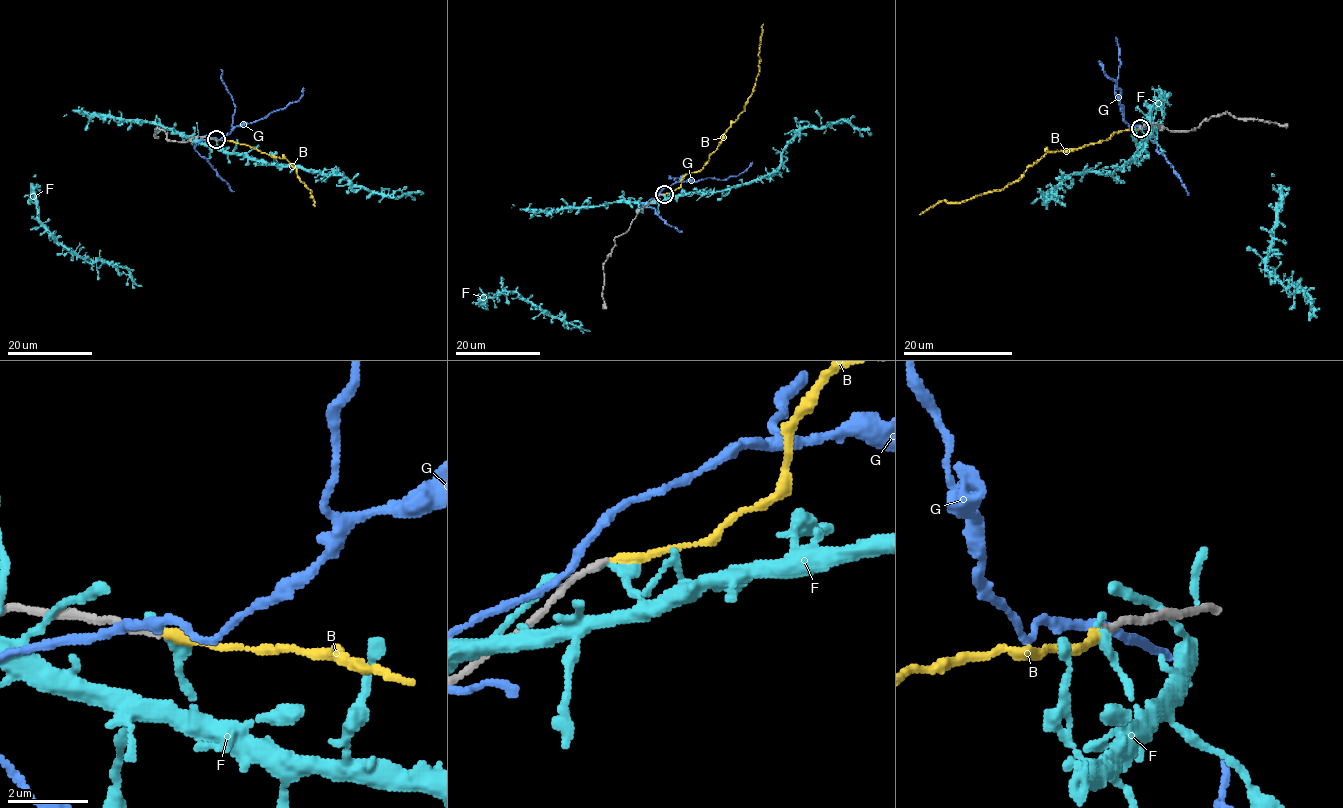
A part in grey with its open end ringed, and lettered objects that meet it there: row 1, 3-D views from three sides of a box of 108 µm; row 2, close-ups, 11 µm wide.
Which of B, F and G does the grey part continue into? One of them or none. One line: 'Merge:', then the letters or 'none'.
Merge: B

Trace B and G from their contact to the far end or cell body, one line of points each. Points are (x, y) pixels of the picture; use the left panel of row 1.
B: (214, 139), (232, 140), (285, 158), (311, 190), (315, 206)
G: (211, 138), (220, 139), (236, 126), (285, 108), (301, 97), (303, 87)

